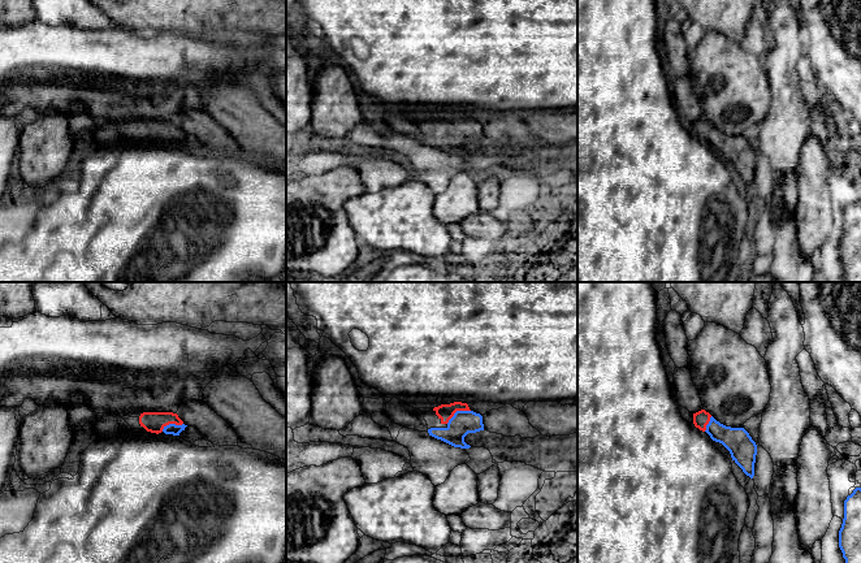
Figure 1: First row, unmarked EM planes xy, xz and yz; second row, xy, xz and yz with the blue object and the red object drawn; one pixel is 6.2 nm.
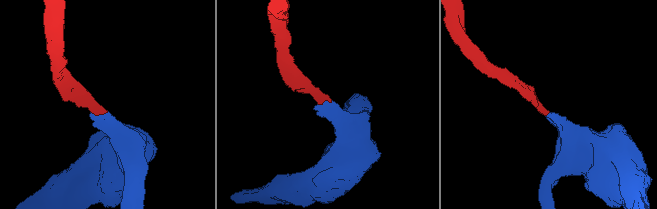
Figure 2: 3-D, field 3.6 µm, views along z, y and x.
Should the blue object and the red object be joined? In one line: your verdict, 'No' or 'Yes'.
Yes

